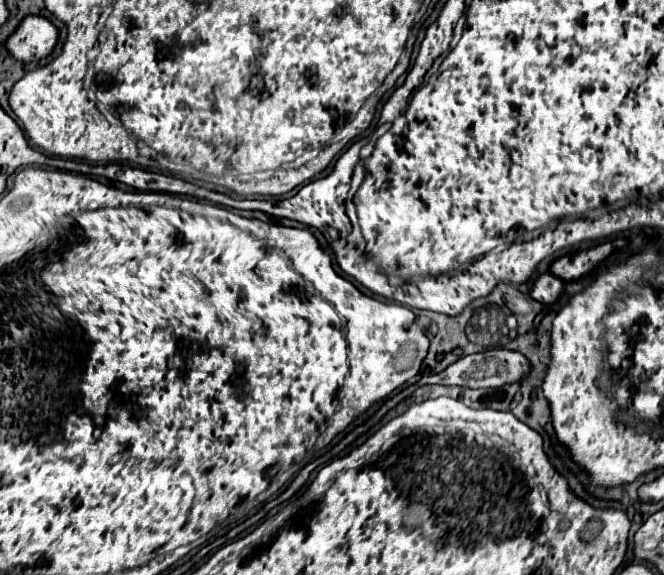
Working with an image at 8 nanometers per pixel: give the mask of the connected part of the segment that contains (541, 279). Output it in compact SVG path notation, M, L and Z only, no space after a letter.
M543 273L533 281L533 287L529 289L529 295L539 303L551 305L551 303L557 301L561 291L563 291L563 281L557 279L555 275L551 275L551 273Z

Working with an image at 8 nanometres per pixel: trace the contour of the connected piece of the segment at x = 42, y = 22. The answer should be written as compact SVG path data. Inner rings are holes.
M29 15L21 21L17 31L7 39L7 51L23 61L37 61L51 53L57 43L57 29L51 21L39 15Z

